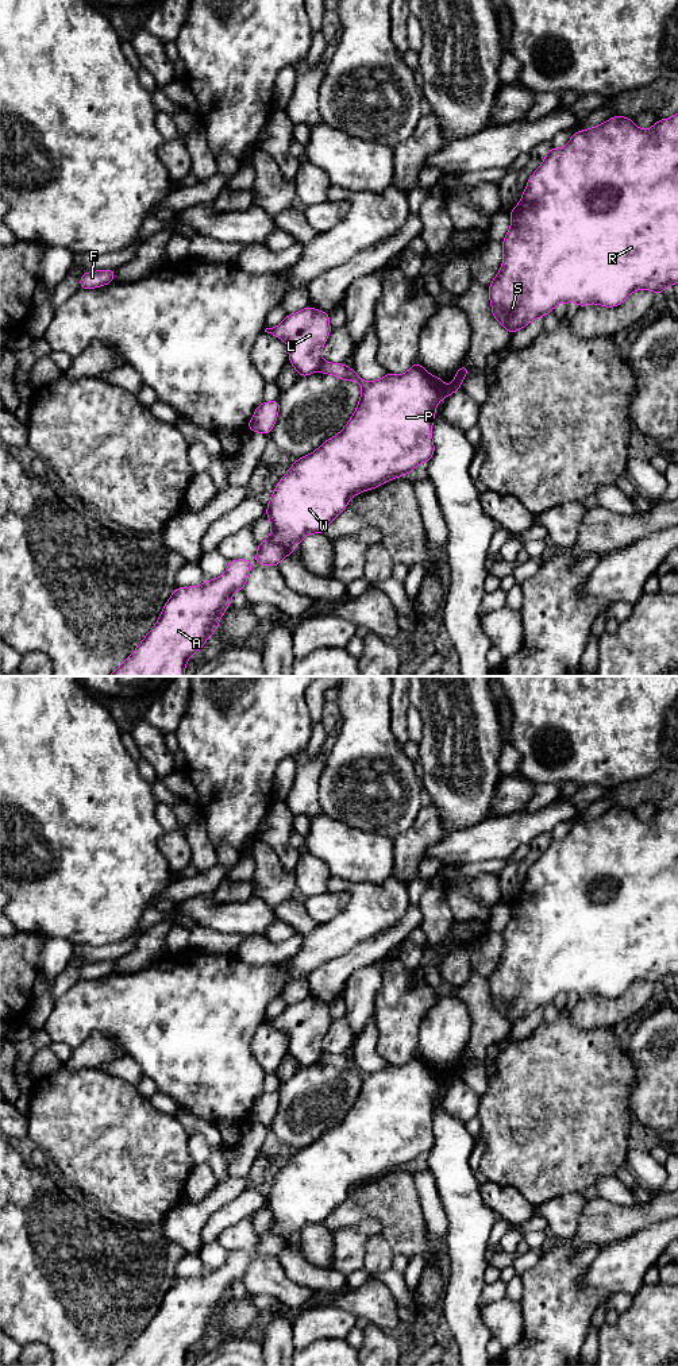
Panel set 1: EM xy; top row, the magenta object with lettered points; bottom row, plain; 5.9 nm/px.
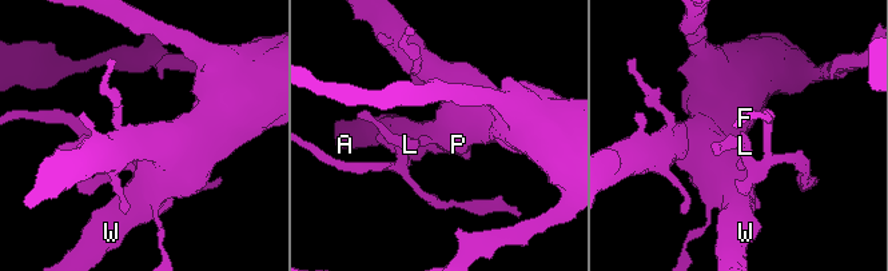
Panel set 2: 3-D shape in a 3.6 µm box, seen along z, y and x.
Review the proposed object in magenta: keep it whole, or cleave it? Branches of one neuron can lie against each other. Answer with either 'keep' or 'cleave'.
cleave

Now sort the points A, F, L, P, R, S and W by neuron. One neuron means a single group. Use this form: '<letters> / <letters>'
A P R S W / F L

